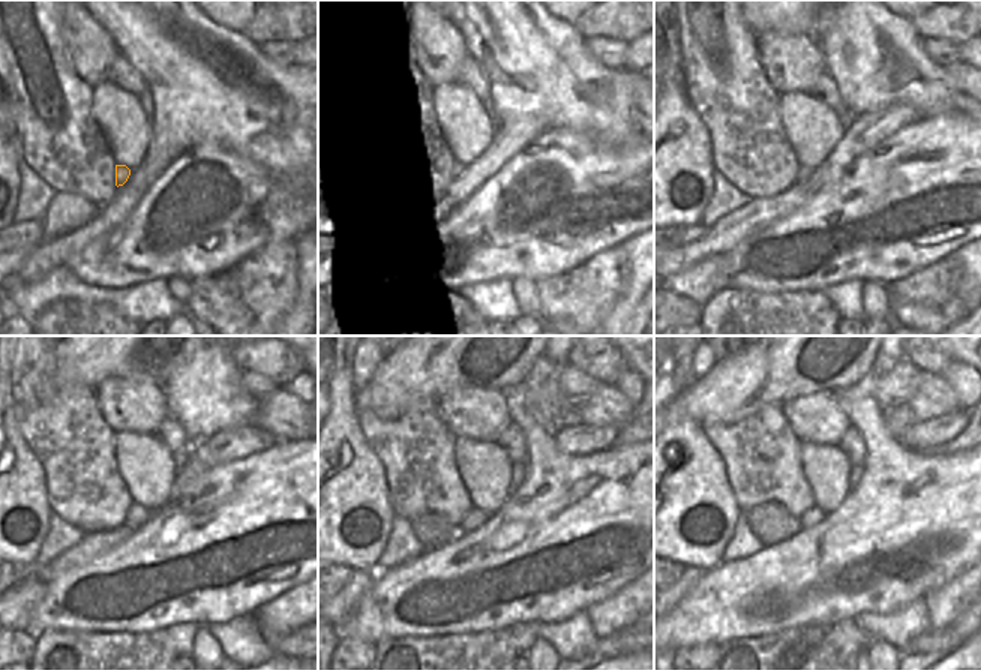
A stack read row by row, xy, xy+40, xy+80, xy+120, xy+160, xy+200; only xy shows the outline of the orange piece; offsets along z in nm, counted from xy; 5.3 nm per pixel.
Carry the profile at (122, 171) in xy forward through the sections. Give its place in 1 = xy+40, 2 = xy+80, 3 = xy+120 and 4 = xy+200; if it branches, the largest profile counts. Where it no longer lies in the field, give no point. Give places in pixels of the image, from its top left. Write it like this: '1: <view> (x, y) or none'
1: xy+40 (461, 171)
2: xy+80 (803, 174)
3: xy+120 (137, 516)
4: xy+200 (813, 516)

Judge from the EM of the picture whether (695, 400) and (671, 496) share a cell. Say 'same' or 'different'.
different

